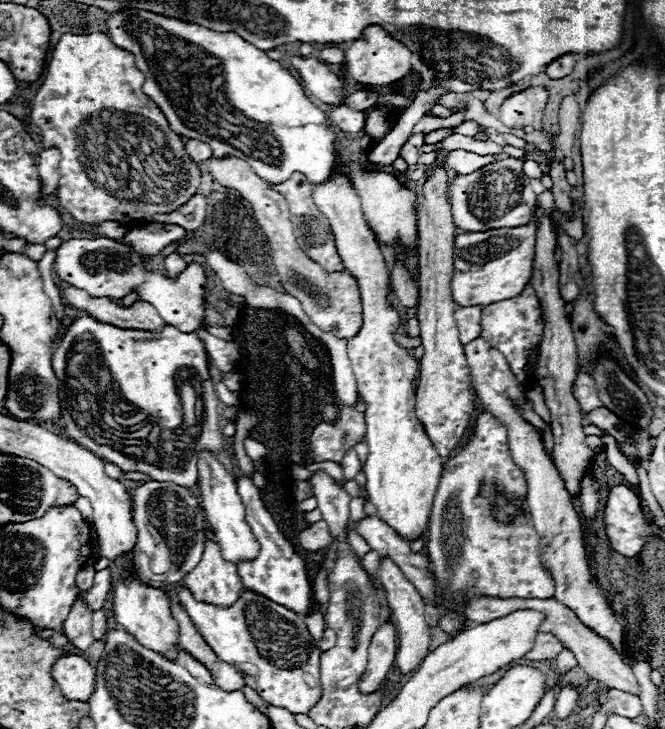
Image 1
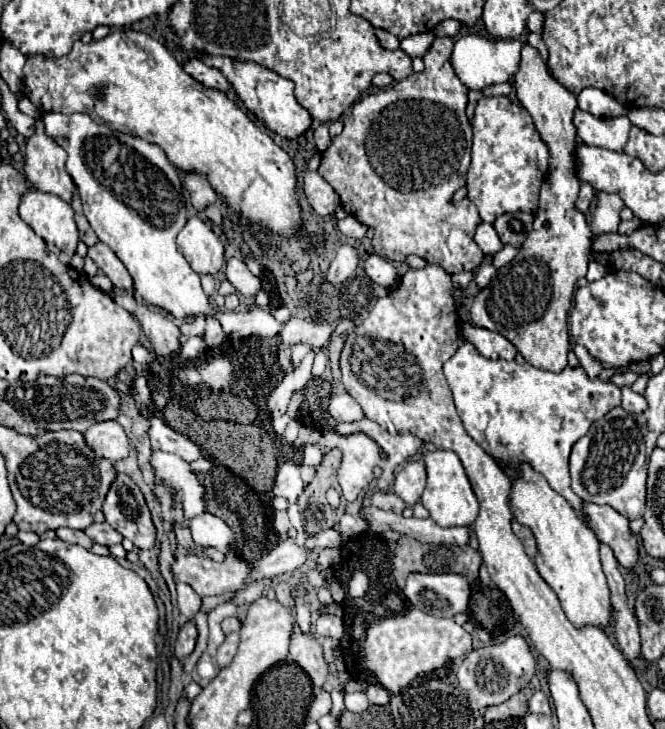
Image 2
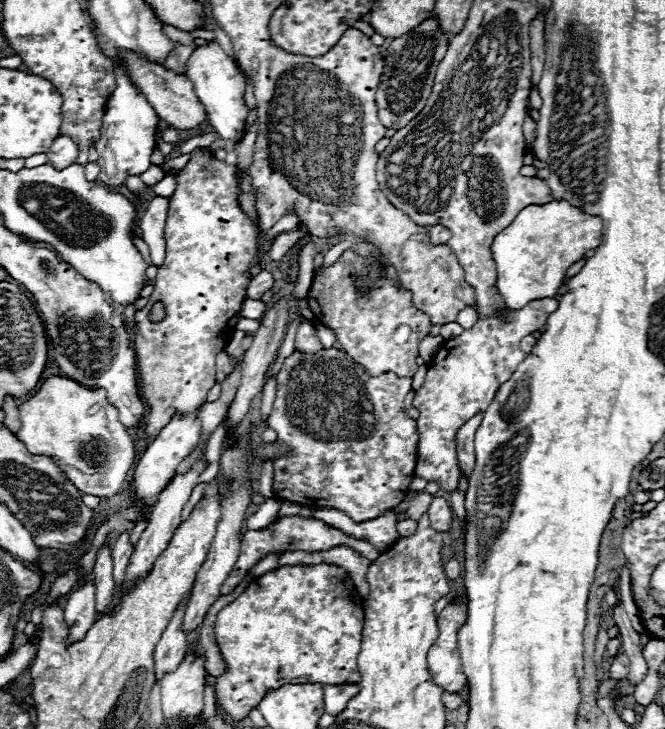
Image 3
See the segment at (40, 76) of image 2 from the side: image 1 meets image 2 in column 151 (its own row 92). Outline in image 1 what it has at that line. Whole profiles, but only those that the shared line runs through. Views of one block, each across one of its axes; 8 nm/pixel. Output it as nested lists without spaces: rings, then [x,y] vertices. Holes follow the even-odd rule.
[[[94,32],[94,34],[62,34],[58,44],[50,52],[50,60],[48,60],[48,66],[46,66],[44,82],[42,82],[40,90],[36,92],[36,96],[34,96],[34,104],[32,104],[32,112],[30,112],[30,122],[40,128],[42,146],[54,146],[54,148],[60,150],[62,160],[60,160],[58,202],[60,202],[62,208],[66,208],[80,222],[88,222],[88,224],[106,222],[106,220],[118,220],[118,222],[124,222],[124,224],[136,222],[136,220],[146,222],[146,218],[150,218],[152,214],[168,214],[168,212],[176,210],[180,204],[184,204],[186,200],[190,200],[196,194],[196,188],[200,184],[200,170],[190,160],[190,156],[186,154],[182,138],[178,134],[172,134],[172,130],[170,130],[162,110],[142,92],[142,84],[144,84],[144,74],[136,68],[134,54],[118,48],[102,32]]]

